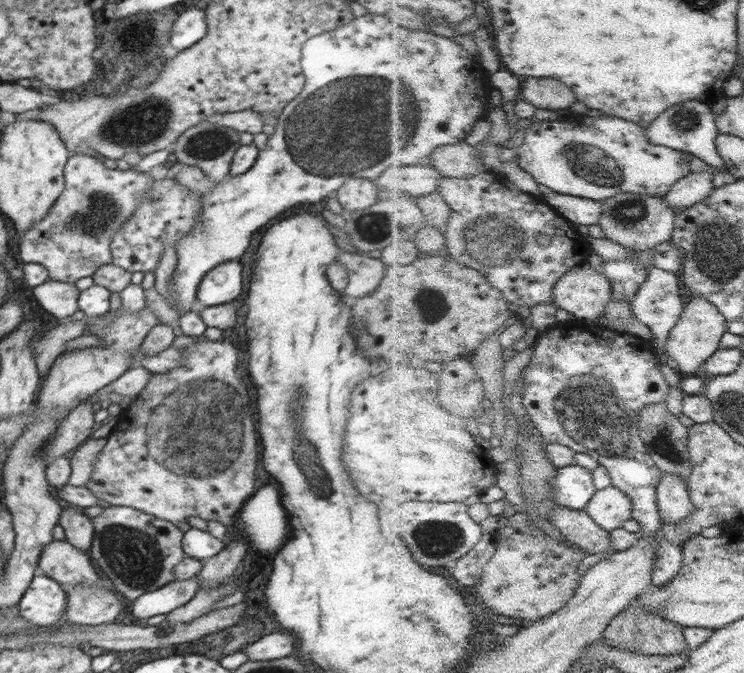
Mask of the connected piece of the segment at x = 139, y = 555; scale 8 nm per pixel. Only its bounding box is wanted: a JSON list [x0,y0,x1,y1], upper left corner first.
[90,506,186,601]

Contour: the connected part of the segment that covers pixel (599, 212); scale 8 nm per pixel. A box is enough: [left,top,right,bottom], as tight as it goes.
[546,192,605,224]

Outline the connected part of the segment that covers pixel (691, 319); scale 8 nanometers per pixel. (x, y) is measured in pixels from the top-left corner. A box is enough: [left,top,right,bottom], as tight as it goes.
[667,296,728,375]

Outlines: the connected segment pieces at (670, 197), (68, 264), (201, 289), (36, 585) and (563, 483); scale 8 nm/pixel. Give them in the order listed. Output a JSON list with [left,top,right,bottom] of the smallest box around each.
[[664,172,714,212],[18,155,155,283],[191,260,242,312],[18,575,67,627],[554,462,598,510]]

